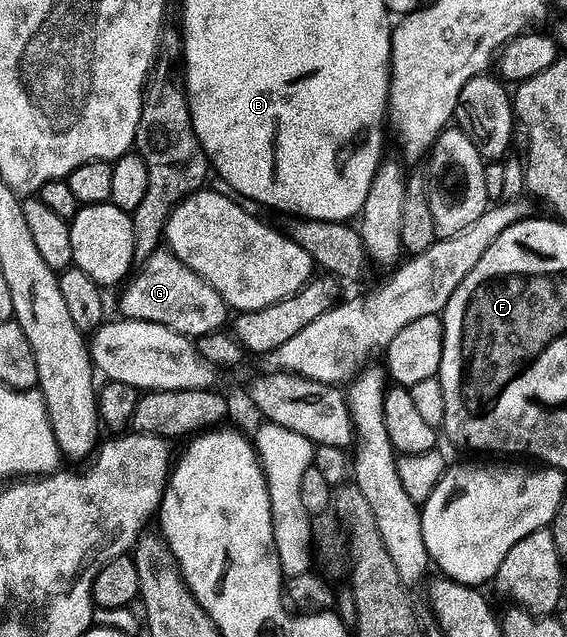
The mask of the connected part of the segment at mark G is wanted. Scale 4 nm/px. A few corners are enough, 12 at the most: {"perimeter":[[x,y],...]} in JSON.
{"perimeter":[[155,253],[128,282],[126,320],[188,338],[220,332],[220,293],[177,260]]}

